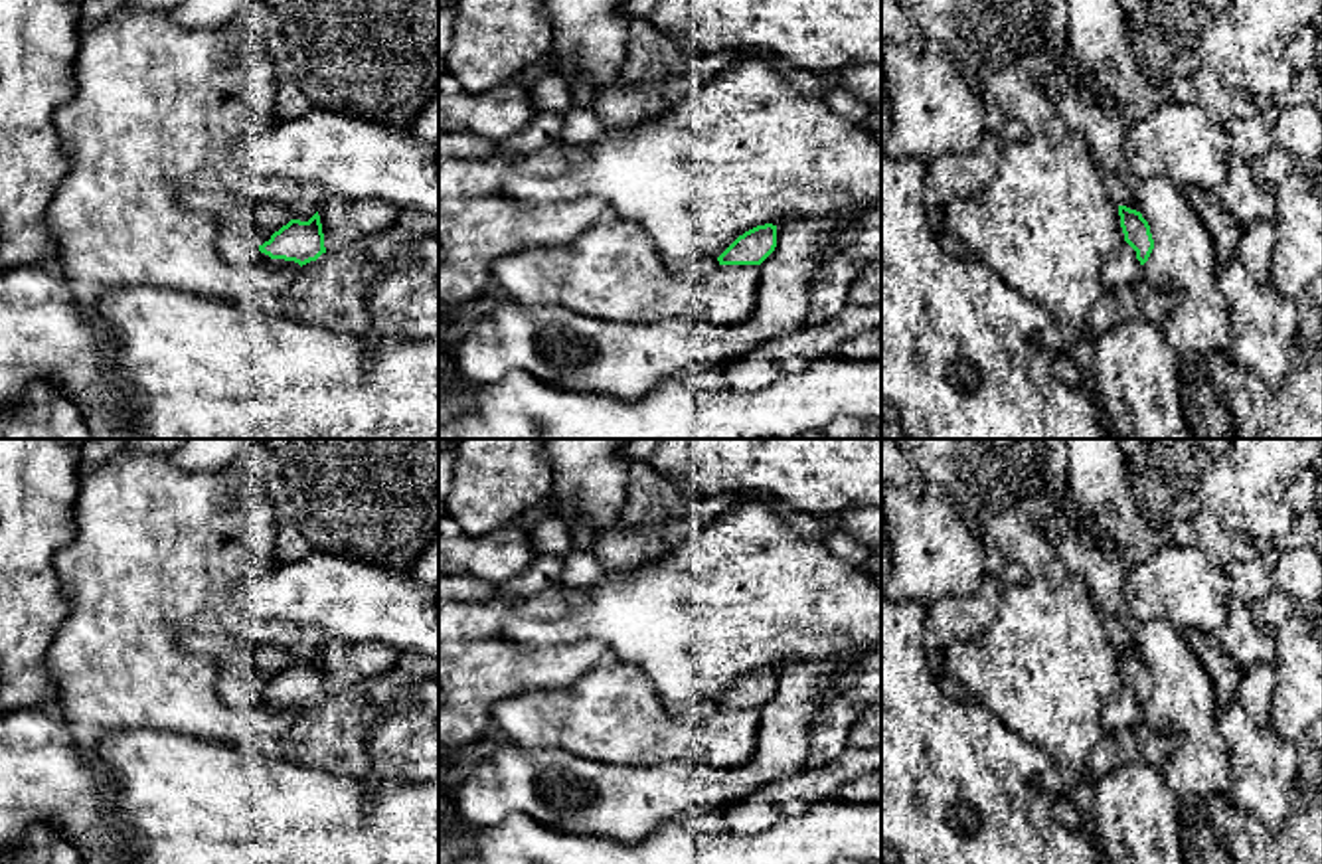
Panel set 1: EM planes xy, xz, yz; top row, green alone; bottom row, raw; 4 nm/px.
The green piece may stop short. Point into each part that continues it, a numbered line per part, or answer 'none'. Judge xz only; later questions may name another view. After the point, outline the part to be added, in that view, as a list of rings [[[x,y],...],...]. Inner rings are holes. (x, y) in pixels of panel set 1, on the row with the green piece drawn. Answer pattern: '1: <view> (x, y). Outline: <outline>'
none

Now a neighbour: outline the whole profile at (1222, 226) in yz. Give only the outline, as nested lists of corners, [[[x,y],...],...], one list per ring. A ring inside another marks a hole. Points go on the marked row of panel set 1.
[[[1192,186],[1184,190],[1184,196],[1211,235],[1217,273],[1225,271],[1239,245],[1243,225],[1231,216],[1215,192]]]

